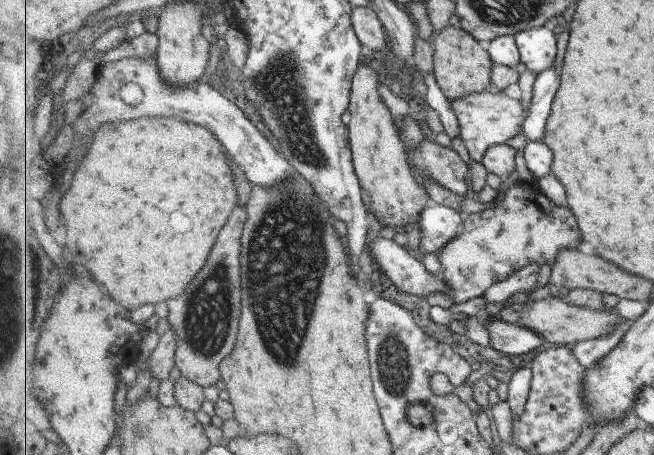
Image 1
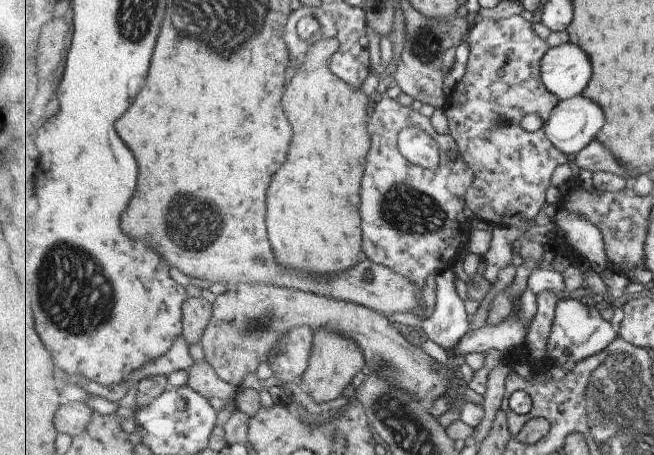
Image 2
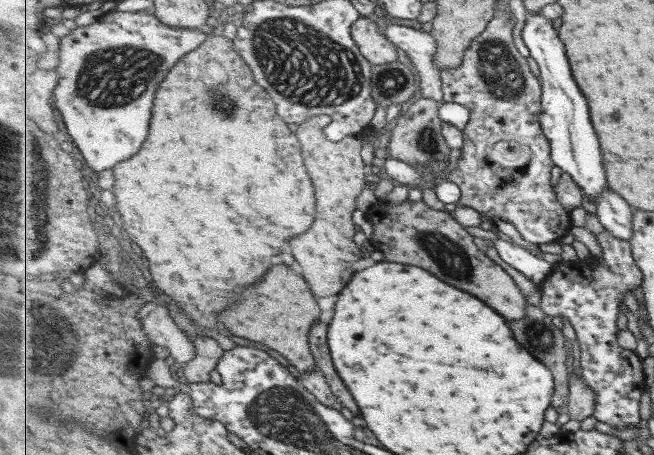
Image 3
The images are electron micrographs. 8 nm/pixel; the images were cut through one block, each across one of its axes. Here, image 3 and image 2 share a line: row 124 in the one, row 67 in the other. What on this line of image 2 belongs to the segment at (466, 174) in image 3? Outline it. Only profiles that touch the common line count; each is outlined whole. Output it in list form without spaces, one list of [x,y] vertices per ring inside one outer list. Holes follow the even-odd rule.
[[[520,15],[497,21],[483,19],[475,22],[467,36],[470,44],[470,59],[467,72],[455,85],[454,91],[446,98],[443,108],[449,124],[449,134],[457,141],[458,147],[474,170],[474,184],[466,194],[466,205],[479,219],[495,226],[525,226],[544,210],[547,192],[551,188],[553,172],[567,163],[567,155],[555,146],[541,127],[534,132],[521,128],[523,116],[535,112],[547,122],[560,98],[548,89],[542,79],[542,60],[549,52],[549,42],[539,38],[531,24]]]

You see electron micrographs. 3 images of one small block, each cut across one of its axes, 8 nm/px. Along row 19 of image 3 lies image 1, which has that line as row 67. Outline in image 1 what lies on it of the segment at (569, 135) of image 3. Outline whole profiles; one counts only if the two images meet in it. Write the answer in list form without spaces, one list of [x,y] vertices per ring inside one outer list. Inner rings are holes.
[[[549,25],[517,34],[516,42],[522,63],[537,74],[549,70],[557,58],[557,38]]]

